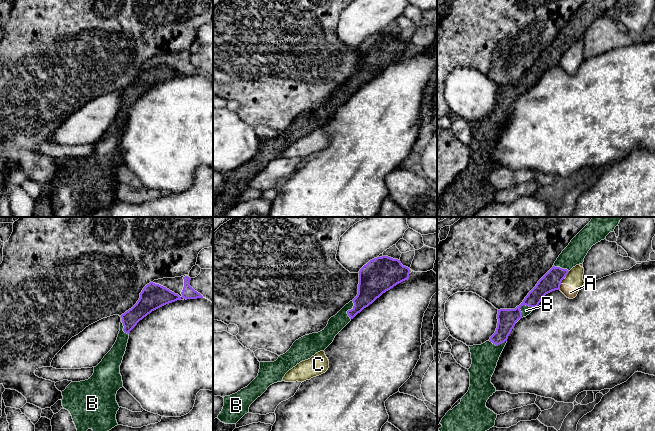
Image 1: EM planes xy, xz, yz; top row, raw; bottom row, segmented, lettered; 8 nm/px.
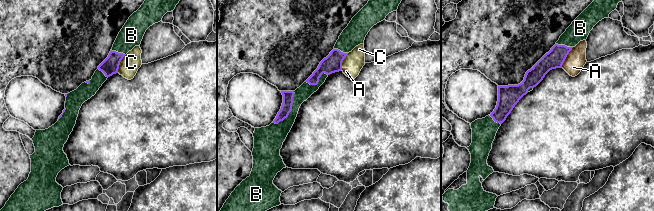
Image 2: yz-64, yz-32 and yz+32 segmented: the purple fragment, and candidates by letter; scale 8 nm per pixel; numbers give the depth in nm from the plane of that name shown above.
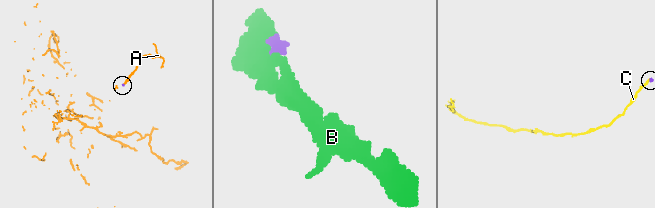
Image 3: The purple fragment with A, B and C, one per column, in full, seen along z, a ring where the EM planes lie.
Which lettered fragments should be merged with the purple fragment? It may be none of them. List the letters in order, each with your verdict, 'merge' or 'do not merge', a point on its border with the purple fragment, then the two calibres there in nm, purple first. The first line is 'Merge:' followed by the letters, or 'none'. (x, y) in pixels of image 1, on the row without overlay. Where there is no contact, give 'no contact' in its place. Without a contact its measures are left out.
Merge: B
A: do not merge | yz (559, 63) | 160/90 nm
B: merge | yz (522, 81) | 160/80 nm
C: do not merge | yz (567, 49) | 160/140 nm

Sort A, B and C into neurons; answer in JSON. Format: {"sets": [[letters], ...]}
{"sets": [["A", "C"], ["B"]]}

